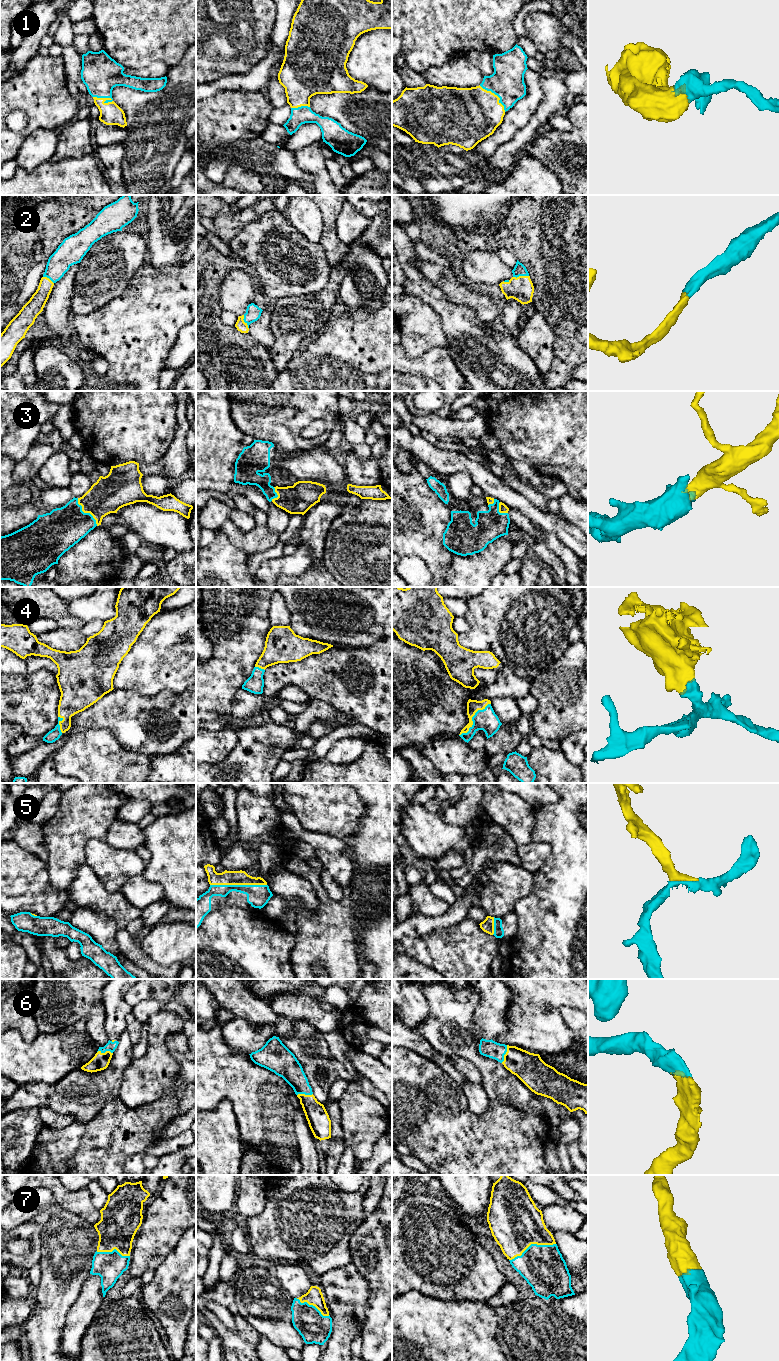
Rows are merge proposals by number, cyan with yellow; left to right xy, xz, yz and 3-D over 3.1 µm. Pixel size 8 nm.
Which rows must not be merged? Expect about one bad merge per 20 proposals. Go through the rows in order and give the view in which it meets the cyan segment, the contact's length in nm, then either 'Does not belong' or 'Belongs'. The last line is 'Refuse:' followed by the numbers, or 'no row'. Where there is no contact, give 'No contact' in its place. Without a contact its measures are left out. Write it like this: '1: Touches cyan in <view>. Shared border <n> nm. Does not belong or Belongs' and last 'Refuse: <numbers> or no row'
1: Touches cyan in xy. Shared border 170 nm. Belongs
2: Touches cyan in yz. Shared border 130 nm. Belongs
3: Touches cyan in xy. Shared border 280 nm. Belongs
4: Touches cyan in yz. Shared border 360 nm. Belongs
5: Touches cyan in xz. Shared border 460 nm. Belongs
6: Touches cyan in yz. Shared border 150 nm. Belongs
7: Touches cyan in yz. Shared border 400 nm. Belongs
Refuse: no row

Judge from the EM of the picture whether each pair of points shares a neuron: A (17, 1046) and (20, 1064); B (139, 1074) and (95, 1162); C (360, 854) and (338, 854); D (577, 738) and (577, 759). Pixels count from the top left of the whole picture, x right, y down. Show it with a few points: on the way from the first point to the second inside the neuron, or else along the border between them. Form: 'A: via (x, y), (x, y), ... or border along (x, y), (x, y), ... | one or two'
A: via (17, 1050), (18, 1060) | one
B: border along (118, 1096), (129, 1107), (137, 1107), (148, 1103) | two
C: border along (345, 839), (350, 857), (355, 866) | two
D: via (577, 743), (577, 754) | one

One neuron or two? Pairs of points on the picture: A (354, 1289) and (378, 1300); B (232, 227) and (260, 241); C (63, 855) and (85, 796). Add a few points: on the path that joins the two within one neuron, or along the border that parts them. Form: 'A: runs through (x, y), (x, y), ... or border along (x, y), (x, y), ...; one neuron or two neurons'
A: border along (360, 1274), (367, 1281), (369, 1288), (364, 1319); two neurons
B: border along (259, 217), (248, 223), (228, 244); two neurons
C: runs through (66, 840), (66, 834), (83, 814), (83, 811); one neuron

